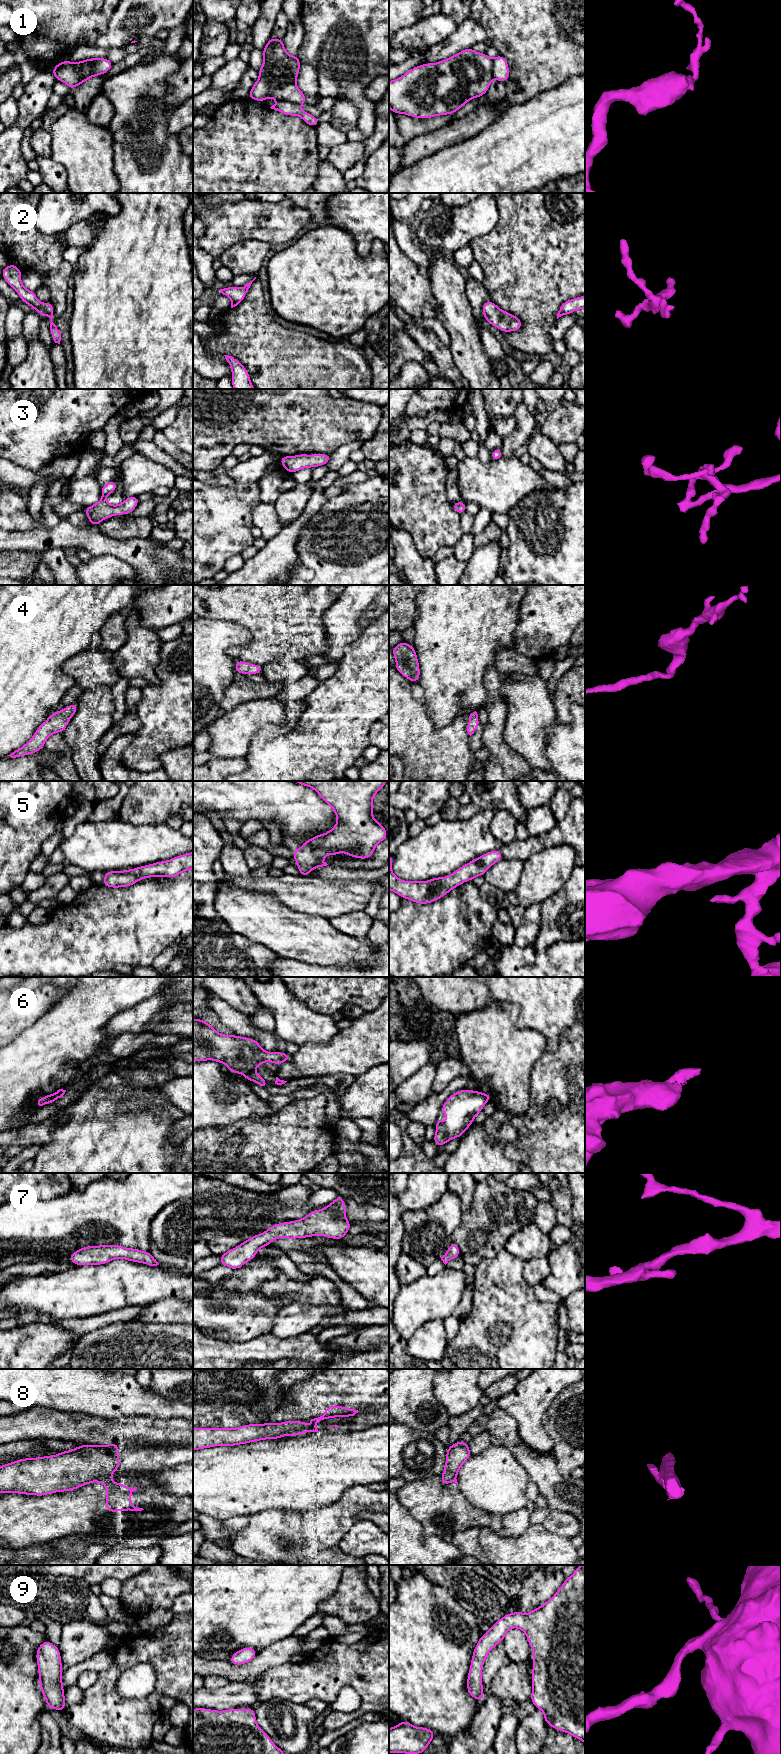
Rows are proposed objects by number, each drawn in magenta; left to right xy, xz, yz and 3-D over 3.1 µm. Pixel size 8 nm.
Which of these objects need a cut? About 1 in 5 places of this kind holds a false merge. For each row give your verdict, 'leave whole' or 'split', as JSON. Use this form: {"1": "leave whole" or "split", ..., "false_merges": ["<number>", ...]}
{"1": "split", "2": "leave whole", "3": "leave whole", "4": "leave whole", "5": "leave whole", "6": "leave whole", "7": "leave whole", "8": "split", "9": "leave whole", "false_merges": ["1", "8"]}

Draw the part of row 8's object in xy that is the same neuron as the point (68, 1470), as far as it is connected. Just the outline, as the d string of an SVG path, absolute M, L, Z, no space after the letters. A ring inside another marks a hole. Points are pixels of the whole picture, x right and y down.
M84 1444L52 1456L23 1458L0 1466L0 1493L44 1496L75 1490L96 1480L110 1480L119 1468L119 1444Z

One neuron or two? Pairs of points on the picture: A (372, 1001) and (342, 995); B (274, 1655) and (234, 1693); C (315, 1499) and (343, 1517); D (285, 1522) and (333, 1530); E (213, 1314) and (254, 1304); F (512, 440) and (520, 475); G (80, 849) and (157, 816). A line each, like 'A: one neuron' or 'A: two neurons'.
A: one neuron
B: two neurons
C: two neurons
D: two neurons
E: one neuron
F: two neurons
G: two neurons

